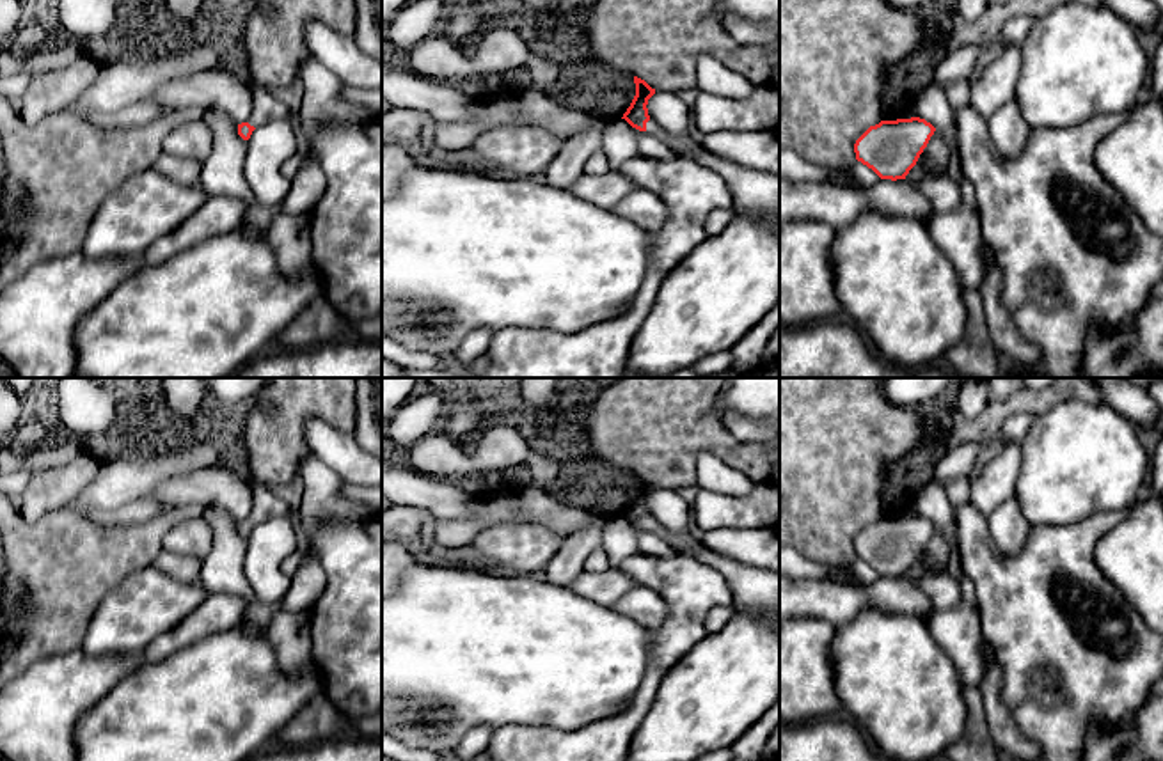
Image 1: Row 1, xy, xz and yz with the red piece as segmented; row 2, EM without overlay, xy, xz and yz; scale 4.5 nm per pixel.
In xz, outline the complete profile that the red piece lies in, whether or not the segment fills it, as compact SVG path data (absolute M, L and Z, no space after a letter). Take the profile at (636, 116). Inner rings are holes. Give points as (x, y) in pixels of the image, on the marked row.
M634 76L636 96L623 114L632 128L662 140L676 154L694 158L717 172L730 186L733 209L765 220L779 234L779 174L758 172L730 163L698 144L698 137L671 137L648 115L648 99L655 94L645 80Z

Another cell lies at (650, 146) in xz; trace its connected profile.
M636 129L637 135L637 147L639 147L639 154L652 158L652 160L673 160L676 156L676 153L673 149L669 149L662 140L659 140L657 137L646 133L646 131L639 131Z

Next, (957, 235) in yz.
M955 144L952 145L948 174L959 184L964 202L950 213L934 215L927 229L938 248L955 268L962 287L980 291L985 277L984 236L973 202L971 183L959 167Z

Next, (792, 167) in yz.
M779 149L779 179L785 181L829 181L836 172L843 172L849 179L856 181L861 188L875 184L881 177L863 165L856 161L850 167L842 170L831 170L819 165L811 165L804 161L799 154L790 149Z

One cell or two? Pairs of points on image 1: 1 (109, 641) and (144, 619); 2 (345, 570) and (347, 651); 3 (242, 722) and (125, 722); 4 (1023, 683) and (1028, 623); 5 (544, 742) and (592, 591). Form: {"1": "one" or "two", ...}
{"1": "one", "2": "one", "3": "one", "4": "one", "5": "two"}

